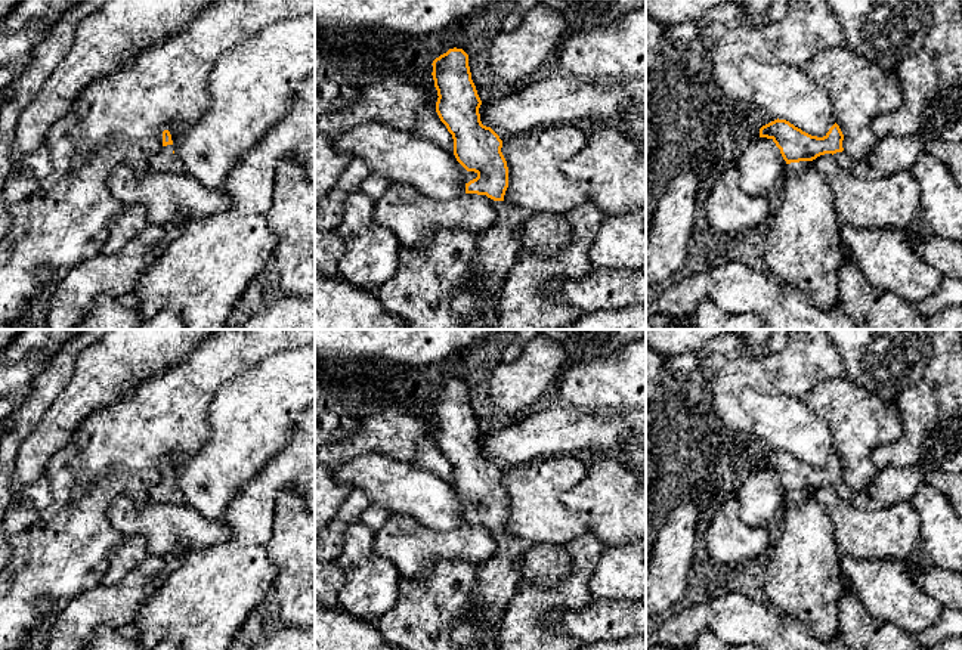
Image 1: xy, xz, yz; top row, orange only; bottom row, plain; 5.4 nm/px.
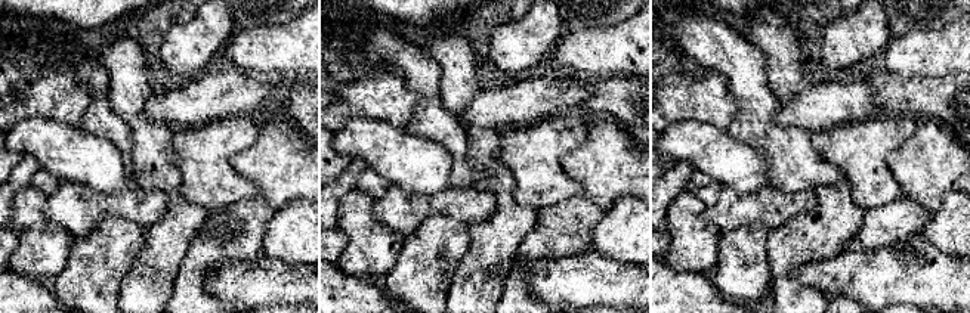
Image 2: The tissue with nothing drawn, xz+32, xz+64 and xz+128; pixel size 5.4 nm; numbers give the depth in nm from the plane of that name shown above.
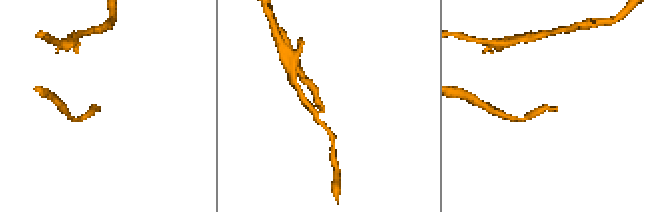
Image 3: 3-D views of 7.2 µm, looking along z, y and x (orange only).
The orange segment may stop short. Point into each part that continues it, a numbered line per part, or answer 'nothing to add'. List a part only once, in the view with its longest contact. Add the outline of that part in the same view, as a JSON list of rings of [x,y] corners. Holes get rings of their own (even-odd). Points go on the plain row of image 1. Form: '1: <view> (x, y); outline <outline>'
1: yz (891, 485); outline [[[887,467],[879,470],[875,480],[862,492],[850,492],[845,483],[833,485],[859,508],[881,510],[901,501],[912,501],[916,490],[928,485],[938,489],[962,517],[962,474],[946,471],[924,471],[912,467]]]

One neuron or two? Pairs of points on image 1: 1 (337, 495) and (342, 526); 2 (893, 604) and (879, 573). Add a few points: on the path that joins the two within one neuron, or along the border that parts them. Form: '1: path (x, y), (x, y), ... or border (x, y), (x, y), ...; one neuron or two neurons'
1: border (352, 491), (330, 522); two neurons
2: path (893, 597), (879, 581); one neuron

